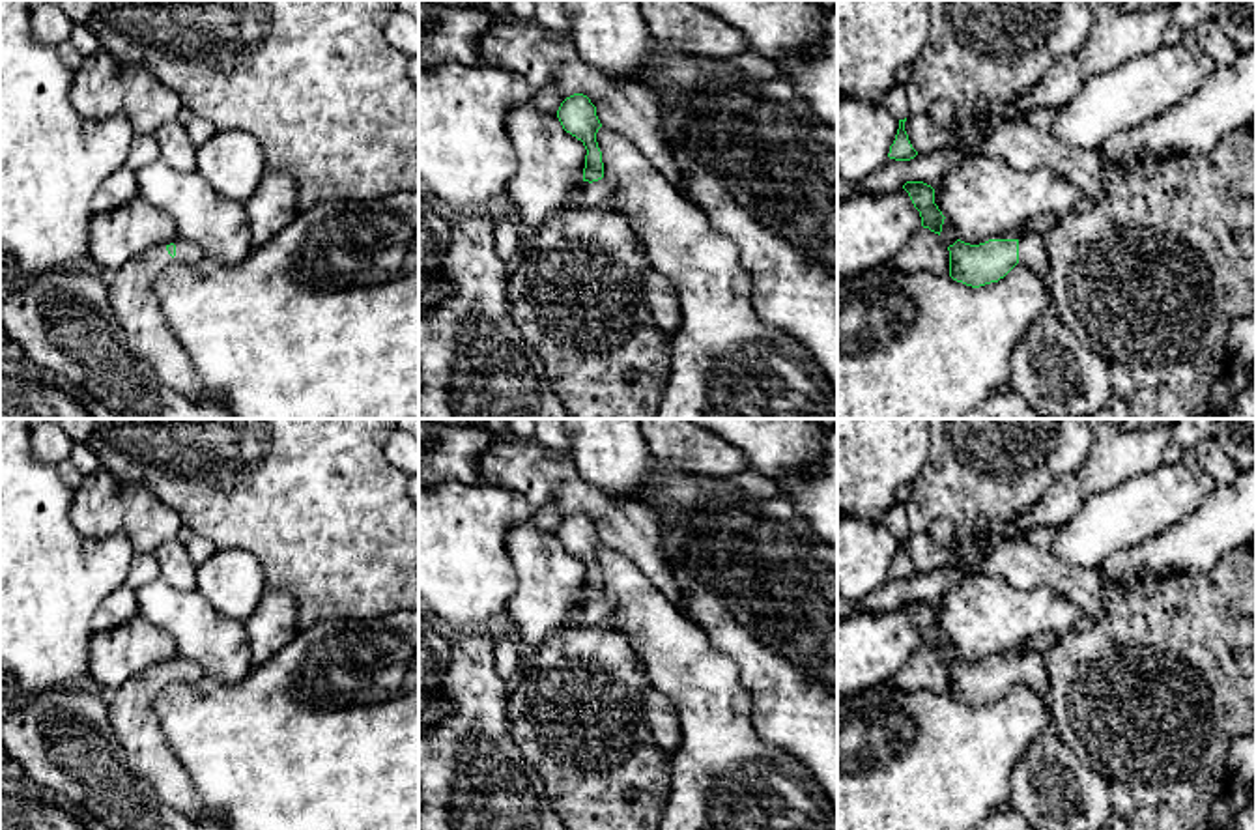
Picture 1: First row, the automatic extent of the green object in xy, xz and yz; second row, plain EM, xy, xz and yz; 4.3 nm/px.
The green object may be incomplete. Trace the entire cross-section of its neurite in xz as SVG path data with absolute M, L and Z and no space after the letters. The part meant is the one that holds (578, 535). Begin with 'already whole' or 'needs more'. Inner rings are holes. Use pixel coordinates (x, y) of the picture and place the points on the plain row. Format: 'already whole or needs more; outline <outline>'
needs more; outline M583 512L566 516L557 537L566 551L583 561L585 587L583 602L574 611L576 626L604 626L613 613L613 602L604 594L602 570L596 561L596 551L602 546L596 525Z

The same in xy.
needs more; outline M174 656L107 695L108 723L133 772L153 787L161 802L194 821L202 821L204 806L159 725L153 701L166 684L193 684L202 677L196 664Z

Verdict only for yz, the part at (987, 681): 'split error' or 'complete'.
split error

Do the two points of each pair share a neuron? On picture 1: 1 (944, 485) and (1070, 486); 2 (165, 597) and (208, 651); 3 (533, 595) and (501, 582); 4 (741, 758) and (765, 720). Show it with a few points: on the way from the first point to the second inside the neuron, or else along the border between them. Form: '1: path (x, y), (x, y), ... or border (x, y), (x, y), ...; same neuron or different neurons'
1: border (1084, 458), (1017, 515); different neurons
2: path (176, 610), (204, 638); same neuron
3: border (505, 544), (516, 582), (516, 591), (507, 608); different neurons
4: border (746, 688), (752, 728), (793, 758); different neurons

